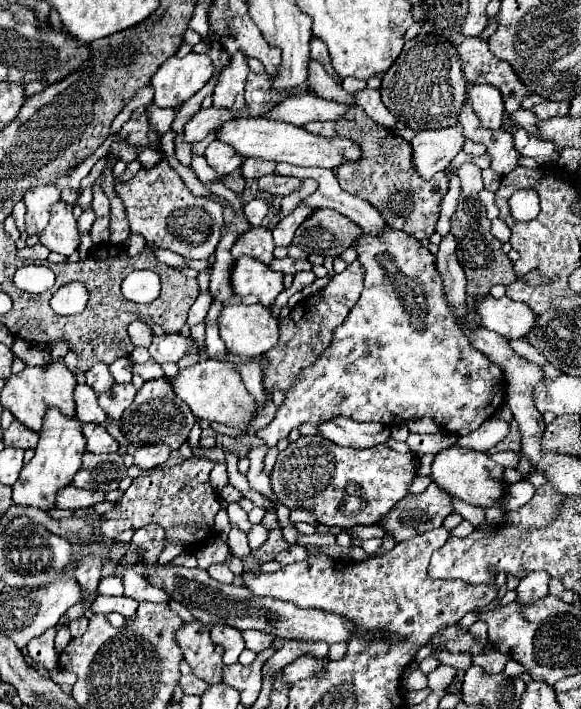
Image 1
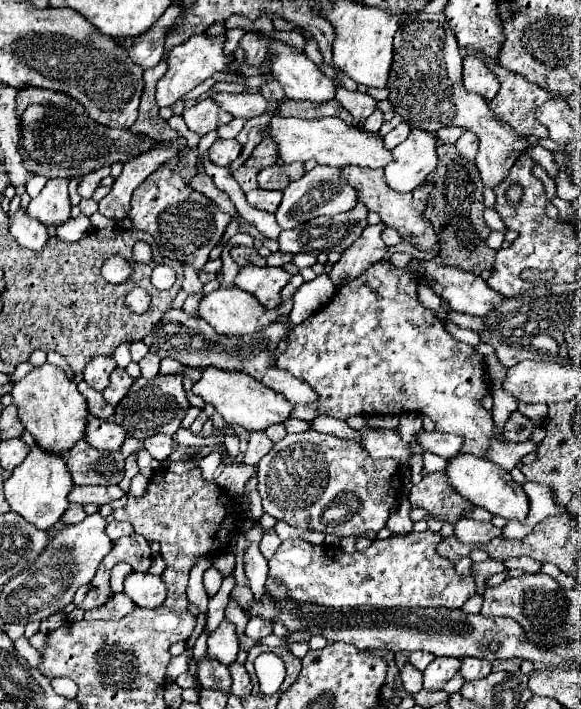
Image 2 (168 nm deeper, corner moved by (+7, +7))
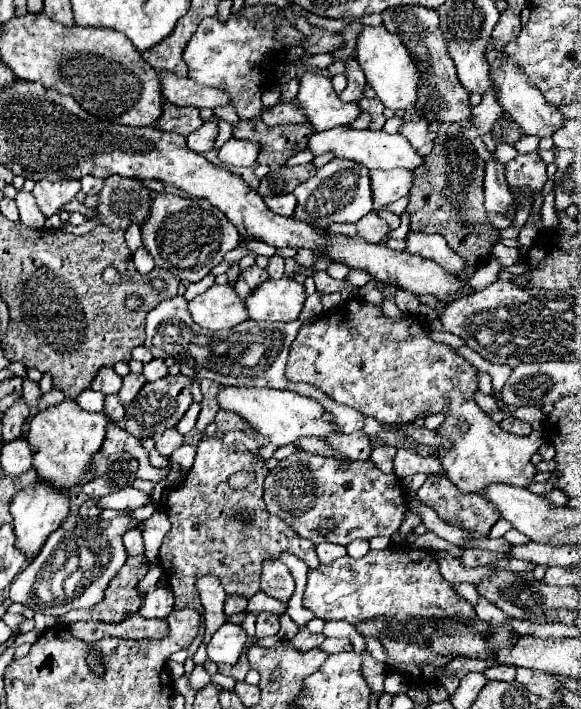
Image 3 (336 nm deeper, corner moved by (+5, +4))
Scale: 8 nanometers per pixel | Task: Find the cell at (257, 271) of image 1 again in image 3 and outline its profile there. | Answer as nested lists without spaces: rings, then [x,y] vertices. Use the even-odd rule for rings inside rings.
[[[270,278],[246,298],[246,308],[252,320],[290,322],[300,316],[304,300],[304,286],[296,280]]]

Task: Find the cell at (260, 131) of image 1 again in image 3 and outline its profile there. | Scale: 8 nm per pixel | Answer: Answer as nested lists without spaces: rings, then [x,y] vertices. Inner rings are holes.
[[[338,126],[326,132],[316,132],[308,148],[314,152],[314,156],[320,156],[324,152],[334,152],[340,158],[354,160],[358,164],[364,164],[370,170],[382,168],[382,170],[392,170],[392,168],[406,168],[406,170],[416,170],[420,164],[424,164],[424,156],[416,152],[416,148],[402,136],[402,134],[386,134],[384,130],[354,130],[348,126]]]

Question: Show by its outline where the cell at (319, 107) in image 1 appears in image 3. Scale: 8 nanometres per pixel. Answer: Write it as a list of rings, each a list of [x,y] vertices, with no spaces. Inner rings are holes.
[[[162,72],[162,92],[170,104],[176,106],[194,106],[194,108],[216,108],[226,106],[228,96],[208,86],[200,86],[192,82],[188,76],[178,78],[172,72]]]

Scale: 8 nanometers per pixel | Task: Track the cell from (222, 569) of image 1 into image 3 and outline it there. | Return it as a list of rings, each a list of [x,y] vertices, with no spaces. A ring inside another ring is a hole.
[[[202,576],[196,582],[196,588],[200,592],[200,600],[202,600],[202,608],[204,608],[206,632],[204,632],[202,644],[208,644],[212,634],[226,622],[226,614],[224,614],[226,592],[224,592],[224,588],[216,576]]]

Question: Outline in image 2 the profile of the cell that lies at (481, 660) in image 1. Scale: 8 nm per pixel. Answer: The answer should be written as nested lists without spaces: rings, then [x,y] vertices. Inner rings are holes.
[[[464,657],[462,659],[462,667],[460,673],[464,677],[464,681],[474,681],[474,679],[482,679],[492,671],[492,663],[490,661],[482,661],[478,657]]]

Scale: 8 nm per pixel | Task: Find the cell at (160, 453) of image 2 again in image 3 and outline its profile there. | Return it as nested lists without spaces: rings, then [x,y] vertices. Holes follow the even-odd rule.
[[[168,428],[164,430],[164,434],[158,438],[156,442],[156,450],[162,456],[170,456],[176,448],[180,448],[184,444],[184,436],[180,436],[180,432],[176,432],[176,428]]]

